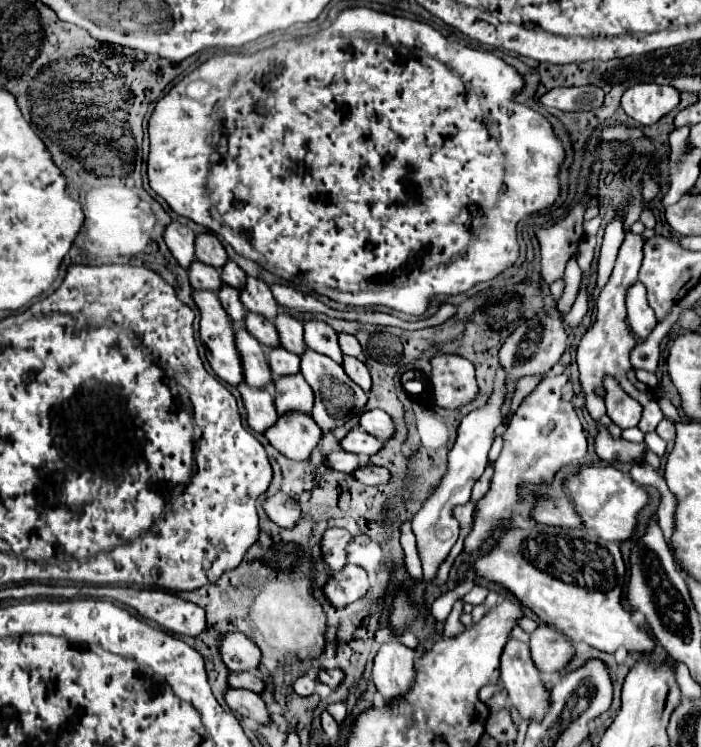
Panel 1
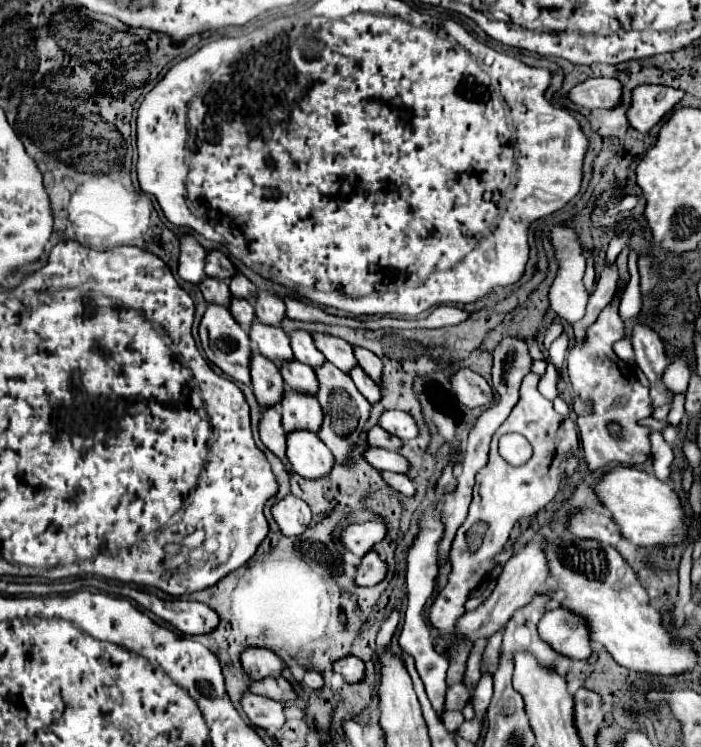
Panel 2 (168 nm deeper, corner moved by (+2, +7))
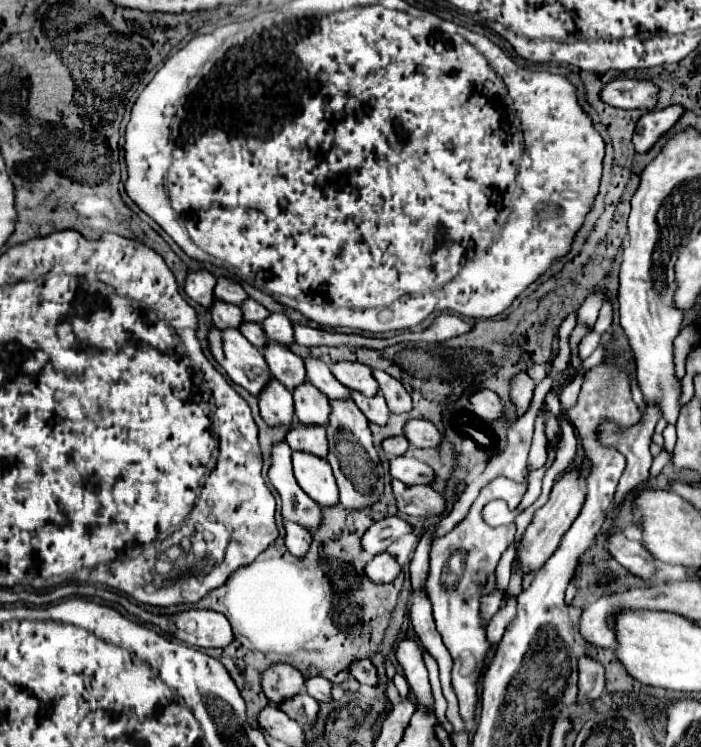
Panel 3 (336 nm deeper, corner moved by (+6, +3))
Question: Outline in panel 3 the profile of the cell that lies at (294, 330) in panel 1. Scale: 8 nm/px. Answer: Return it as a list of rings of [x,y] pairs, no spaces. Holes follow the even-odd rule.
[[[307,358],[307,360],[305,360],[305,368],[307,368],[307,378],[309,378],[309,382],[311,382],[321,394],[325,394],[331,402],[333,402],[333,400],[351,398],[351,390],[347,390],[347,386],[343,386],[343,384],[331,374],[329,366],[323,364],[321,360]]]

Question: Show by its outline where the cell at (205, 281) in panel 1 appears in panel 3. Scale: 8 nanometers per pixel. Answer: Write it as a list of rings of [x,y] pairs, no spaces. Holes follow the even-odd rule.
[[[215,300],[215,306],[211,308],[211,316],[213,316],[213,324],[219,330],[227,330],[227,328],[239,328],[243,322],[243,312],[239,306],[227,306],[225,302]]]

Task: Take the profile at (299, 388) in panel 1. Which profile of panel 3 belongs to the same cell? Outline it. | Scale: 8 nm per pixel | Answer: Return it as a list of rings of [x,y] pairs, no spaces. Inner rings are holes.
[[[293,422],[289,434],[287,434],[287,444],[291,450],[299,452],[309,452],[319,458],[327,458],[327,434],[325,428],[319,426],[299,426],[299,422]]]

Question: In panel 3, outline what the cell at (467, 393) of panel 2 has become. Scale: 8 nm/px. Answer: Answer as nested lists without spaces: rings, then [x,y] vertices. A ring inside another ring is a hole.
[[[481,390],[471,396],[473,412],[483,420],[497,420],[503,416],[503,404],[501,398],[491,390]]]

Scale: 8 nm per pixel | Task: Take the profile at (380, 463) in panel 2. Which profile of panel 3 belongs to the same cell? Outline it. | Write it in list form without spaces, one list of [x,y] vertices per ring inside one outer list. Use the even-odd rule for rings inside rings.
[[[409,456],[391,458],[391,476],[405,484],[431,484],[435,480],[433,468]]]

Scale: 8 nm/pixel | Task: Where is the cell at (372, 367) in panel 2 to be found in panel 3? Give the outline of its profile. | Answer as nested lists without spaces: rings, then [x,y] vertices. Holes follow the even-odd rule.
[[[373,370],[373,376],[379,382],[381,394],[385,396],[387,406],[393,414],[405,414],[405,412],[411,410],[413,400],[399,380],[395,380],[393,376],[387,376],[383,370]]]

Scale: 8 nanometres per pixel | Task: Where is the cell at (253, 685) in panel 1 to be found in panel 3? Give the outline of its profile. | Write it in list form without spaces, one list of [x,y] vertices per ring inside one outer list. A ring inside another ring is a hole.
[[[307,692],[297,694],[291,700],[285,700],[283,706],[277,706],[279,710],[283,710],[287,716],[291,716],[293,720],[297,720],[301,726],[311,726],[317,720],[319,714],[319,702],[315,702],[315,698],[311,698]]]

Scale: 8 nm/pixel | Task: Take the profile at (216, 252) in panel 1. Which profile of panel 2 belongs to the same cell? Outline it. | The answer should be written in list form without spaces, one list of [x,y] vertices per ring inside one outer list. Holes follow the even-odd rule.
[[[209,250],[207,252],[207,266],[205,266],[205,274],[219,278],[219,280],[229,280],[235,274],[235,266],[233,262],[219,250]]]

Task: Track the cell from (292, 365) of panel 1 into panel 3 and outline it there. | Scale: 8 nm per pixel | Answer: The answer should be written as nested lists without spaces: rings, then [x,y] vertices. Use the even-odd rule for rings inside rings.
[[[301,384],[293,390],[295,400],[295,416],[303,426],[327,426],[327,418],[331,414],[329,400],[315,390],[315,386]]]

